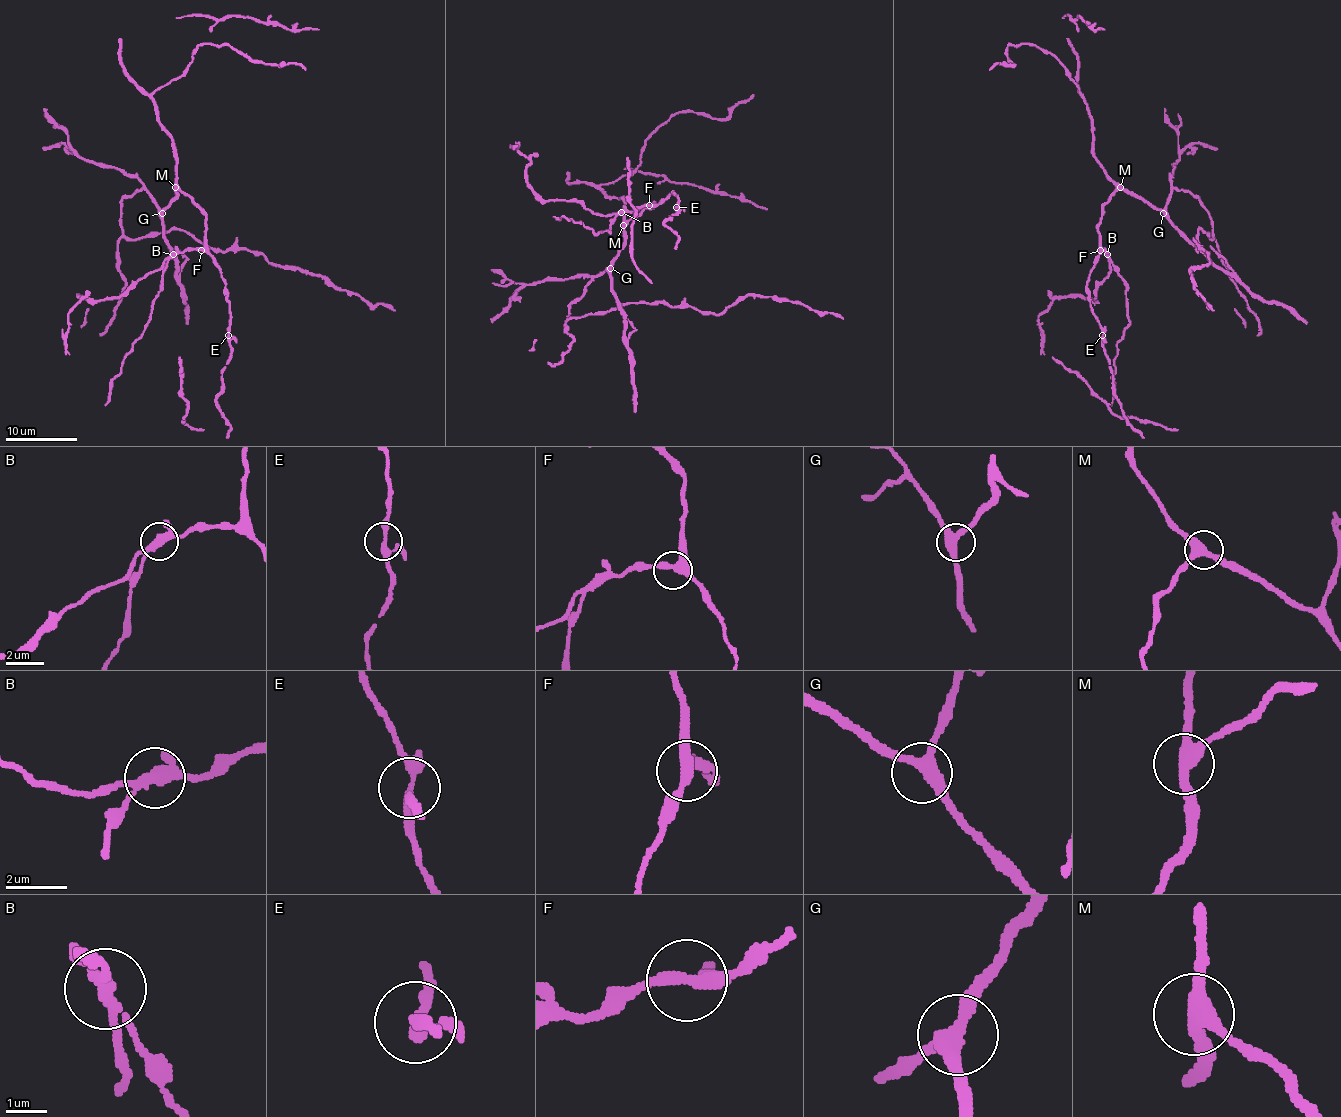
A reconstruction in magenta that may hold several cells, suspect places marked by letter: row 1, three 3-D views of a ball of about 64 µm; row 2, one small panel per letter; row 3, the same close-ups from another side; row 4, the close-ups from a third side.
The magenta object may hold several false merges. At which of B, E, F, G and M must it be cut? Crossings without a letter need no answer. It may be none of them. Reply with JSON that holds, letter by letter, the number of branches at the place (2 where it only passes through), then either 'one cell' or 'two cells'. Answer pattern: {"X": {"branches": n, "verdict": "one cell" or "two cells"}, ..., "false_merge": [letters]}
{"B": {"branches": 4, "verdict": "two cells"}, "E": {"branches": 4, "verdict": "one cell"}, "F": {"branches": 3, "verdict": "one cell"}, "G": {"branches": 3, "verdict": "one cell"}, "M": {"branches": 3, "verdict": "one cell"}, "false_merge": ["B"]}

